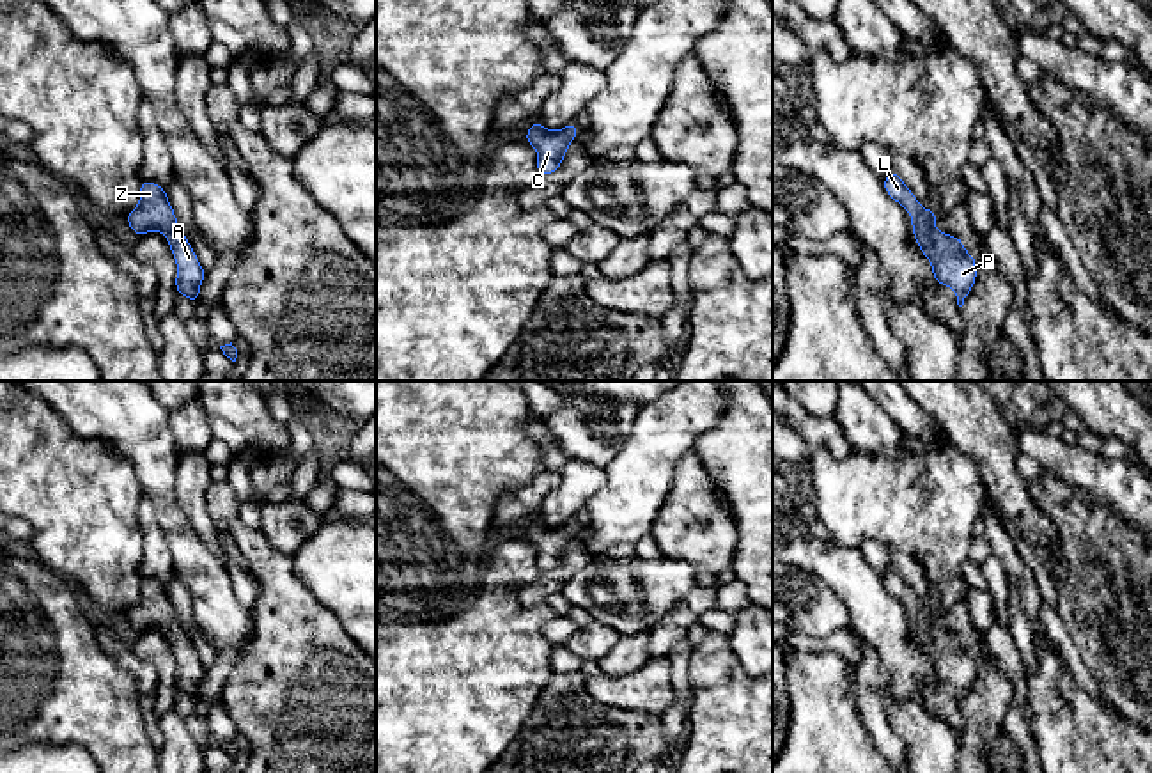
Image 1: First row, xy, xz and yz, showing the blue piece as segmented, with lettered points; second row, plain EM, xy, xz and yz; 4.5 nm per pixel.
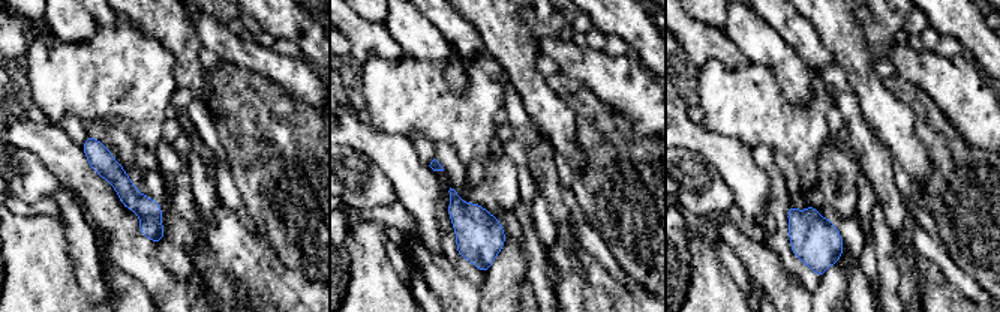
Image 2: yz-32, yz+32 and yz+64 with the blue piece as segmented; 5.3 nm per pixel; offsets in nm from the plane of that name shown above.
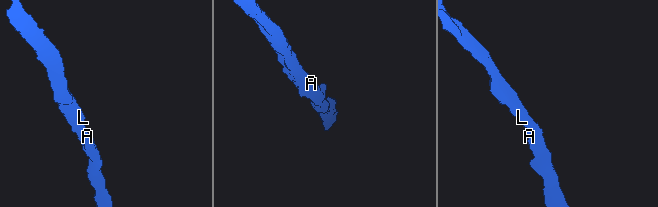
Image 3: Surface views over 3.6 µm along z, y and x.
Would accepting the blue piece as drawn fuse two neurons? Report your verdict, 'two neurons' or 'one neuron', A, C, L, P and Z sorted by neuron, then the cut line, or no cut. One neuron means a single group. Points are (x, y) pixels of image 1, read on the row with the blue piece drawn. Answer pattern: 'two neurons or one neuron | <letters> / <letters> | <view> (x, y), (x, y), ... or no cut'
one neuron | A C L P Z | no cut

